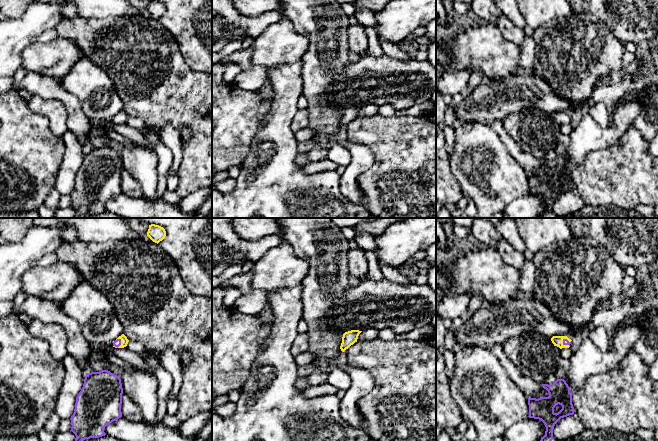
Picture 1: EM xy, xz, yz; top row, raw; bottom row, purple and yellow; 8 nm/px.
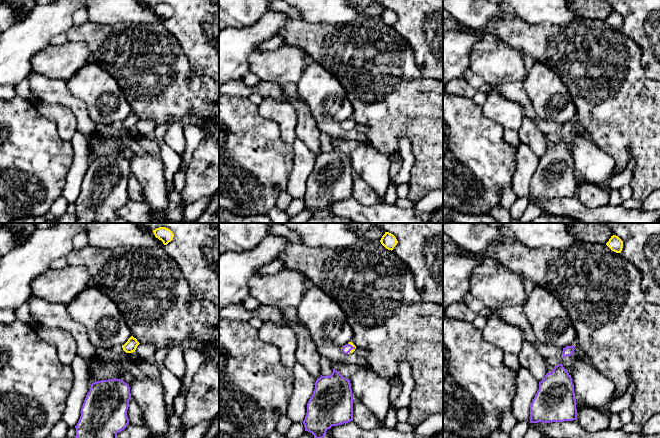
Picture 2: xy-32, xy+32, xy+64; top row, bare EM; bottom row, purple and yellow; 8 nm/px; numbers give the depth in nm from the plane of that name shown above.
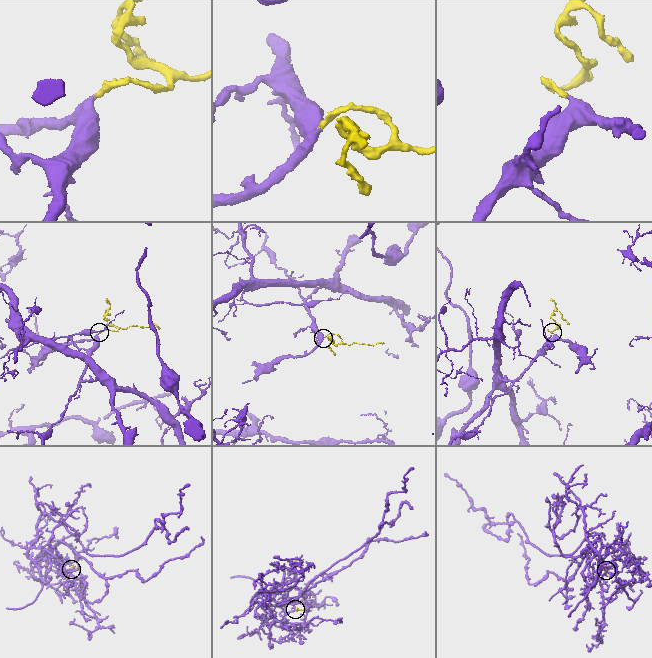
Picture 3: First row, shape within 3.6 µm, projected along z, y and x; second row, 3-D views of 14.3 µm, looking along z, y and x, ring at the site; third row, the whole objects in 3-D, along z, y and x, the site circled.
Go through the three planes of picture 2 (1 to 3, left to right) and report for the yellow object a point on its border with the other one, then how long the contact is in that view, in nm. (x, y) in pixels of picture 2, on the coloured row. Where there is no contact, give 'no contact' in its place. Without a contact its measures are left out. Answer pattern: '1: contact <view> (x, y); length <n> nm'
1: no contact
2: contact xy+32 (352, 348); length 90 nm
3: no contact

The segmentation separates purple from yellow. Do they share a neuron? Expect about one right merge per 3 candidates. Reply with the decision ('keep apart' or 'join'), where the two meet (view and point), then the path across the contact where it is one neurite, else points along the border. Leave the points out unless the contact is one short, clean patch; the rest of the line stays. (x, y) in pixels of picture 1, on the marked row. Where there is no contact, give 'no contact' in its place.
join | yz (564, 344) | across yz (565, 342), (564, 344), (556, 340)

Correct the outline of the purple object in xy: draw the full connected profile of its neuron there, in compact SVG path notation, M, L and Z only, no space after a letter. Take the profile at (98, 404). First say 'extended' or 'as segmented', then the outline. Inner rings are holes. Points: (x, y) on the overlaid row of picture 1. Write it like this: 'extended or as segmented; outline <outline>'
as segmented; outline M108 370L86 373L71 416L71 430L82 441L105 436L104 428L122 417L120 377Z

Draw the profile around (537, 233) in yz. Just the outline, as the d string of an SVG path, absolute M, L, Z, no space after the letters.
M515 218L515 223L526 248L534 254L552 243L573 238L566 218Z

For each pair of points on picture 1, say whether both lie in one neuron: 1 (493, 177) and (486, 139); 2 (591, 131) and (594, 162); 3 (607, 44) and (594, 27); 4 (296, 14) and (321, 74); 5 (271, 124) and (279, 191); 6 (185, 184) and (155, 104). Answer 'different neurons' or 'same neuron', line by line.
1: same neuron
2: different neurons
3: same neuron
4: same neuron
5: same neuron
6: same neuron

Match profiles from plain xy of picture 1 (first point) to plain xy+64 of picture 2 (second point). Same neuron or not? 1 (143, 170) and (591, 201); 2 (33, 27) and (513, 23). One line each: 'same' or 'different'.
1: different
2: different

